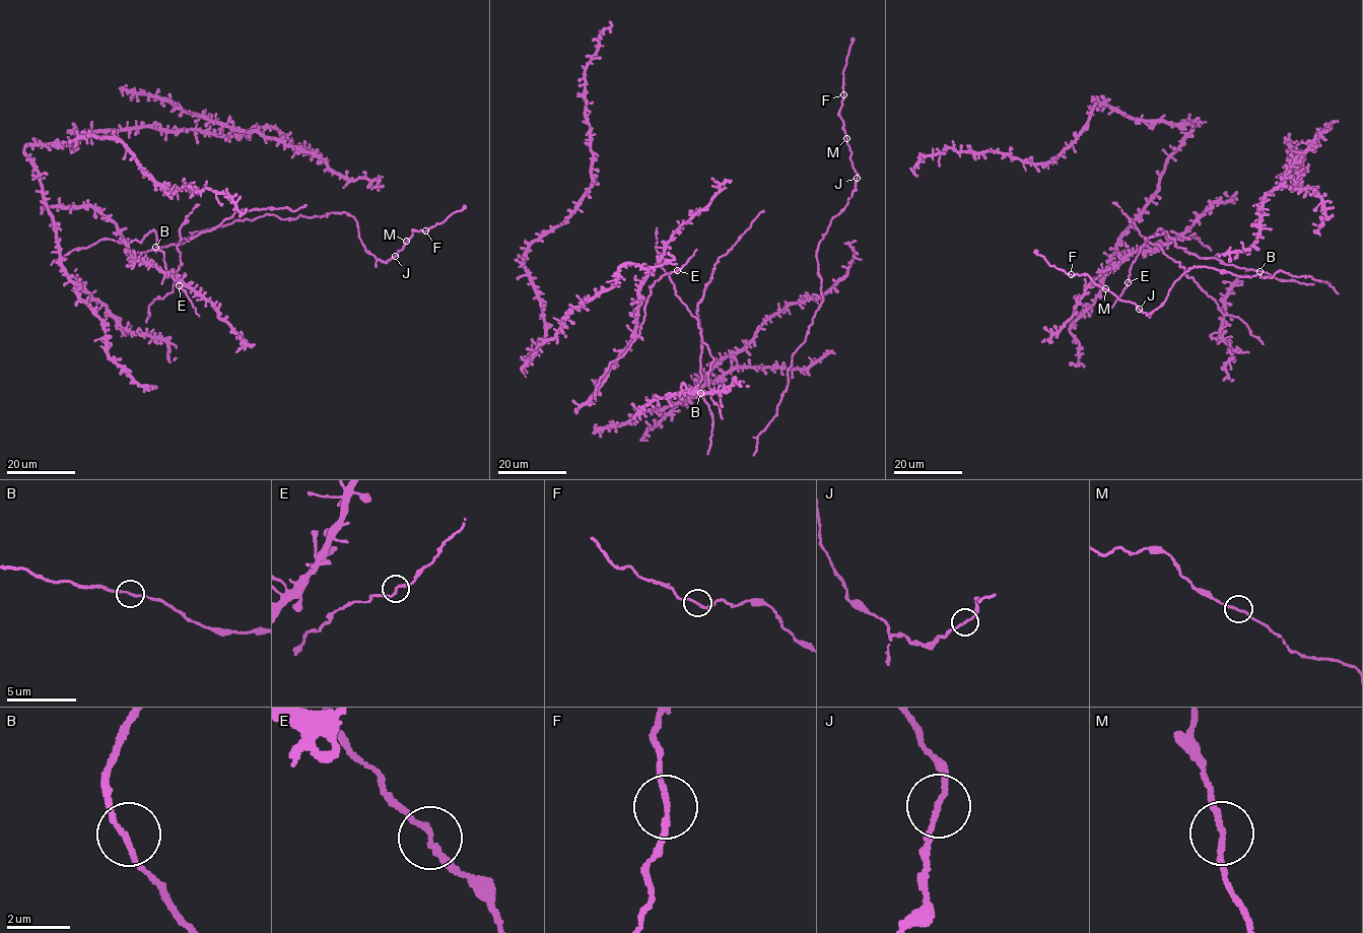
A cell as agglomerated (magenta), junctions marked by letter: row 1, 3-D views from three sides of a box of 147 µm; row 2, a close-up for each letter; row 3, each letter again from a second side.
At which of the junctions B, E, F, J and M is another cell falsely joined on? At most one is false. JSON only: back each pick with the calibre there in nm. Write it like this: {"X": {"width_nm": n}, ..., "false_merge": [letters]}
{"false_merge": []}

